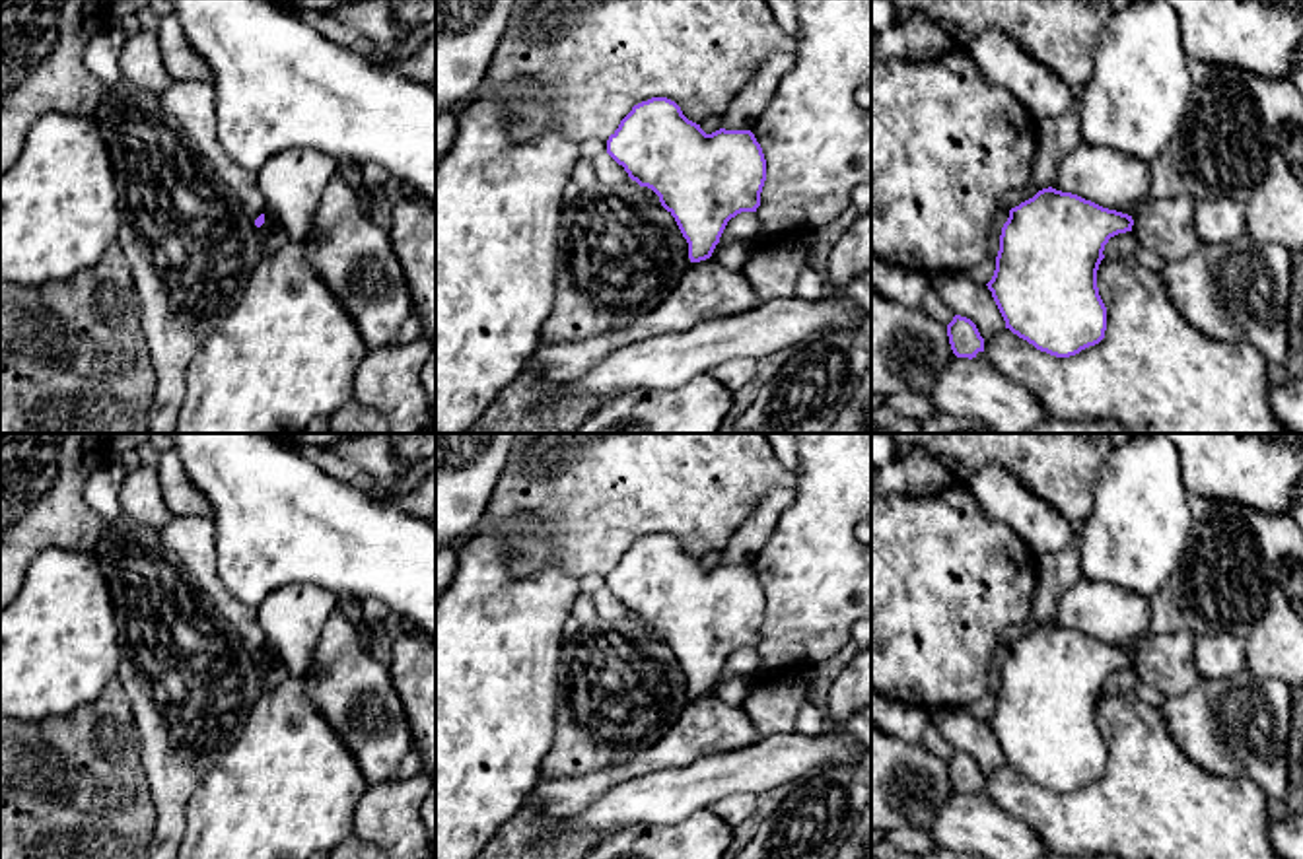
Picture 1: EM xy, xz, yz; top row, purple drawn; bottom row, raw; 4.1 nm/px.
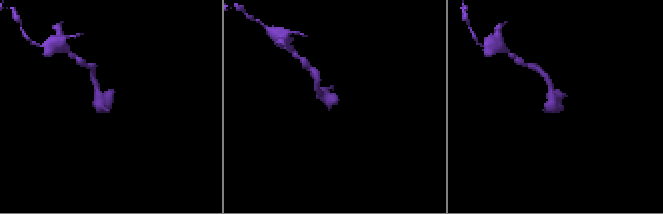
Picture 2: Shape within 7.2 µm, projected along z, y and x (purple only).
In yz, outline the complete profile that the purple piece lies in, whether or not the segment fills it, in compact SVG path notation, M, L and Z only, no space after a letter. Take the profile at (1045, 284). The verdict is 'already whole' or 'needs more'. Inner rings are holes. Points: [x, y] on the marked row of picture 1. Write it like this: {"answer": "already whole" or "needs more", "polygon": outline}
{"answer": "already whole", "polygon": "M1052 187L1011 208L1002 227L996 270L986 284L1005 328L1056 358L1099 344L1107 330L1107 307L1099 295L1097 270L1109 239L1132 231L1132 225L1128 214Z"}

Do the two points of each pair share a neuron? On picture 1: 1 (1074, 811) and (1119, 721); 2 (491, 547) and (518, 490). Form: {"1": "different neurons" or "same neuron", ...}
{"1": "same neuron", "2": "different neurons"}

